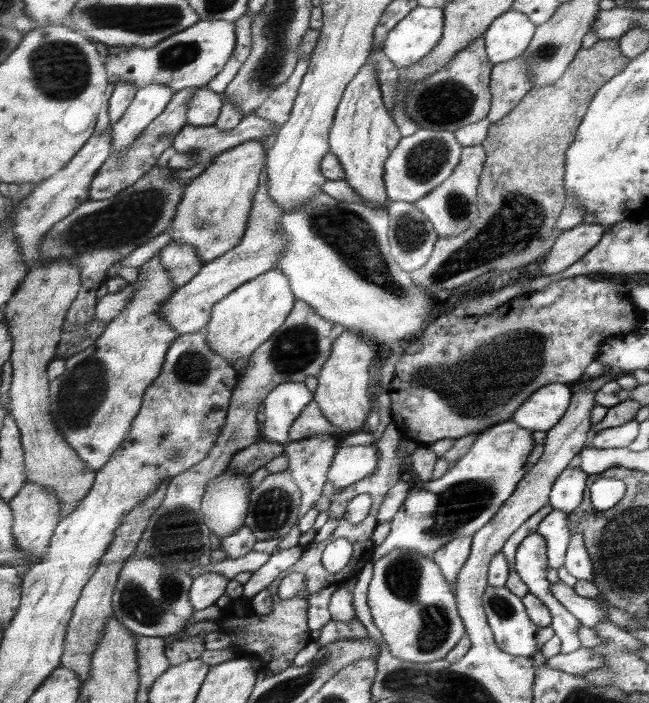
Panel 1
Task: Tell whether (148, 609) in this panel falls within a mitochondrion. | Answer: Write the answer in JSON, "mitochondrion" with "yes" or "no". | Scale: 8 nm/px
{"mitochondrion":"yes"}

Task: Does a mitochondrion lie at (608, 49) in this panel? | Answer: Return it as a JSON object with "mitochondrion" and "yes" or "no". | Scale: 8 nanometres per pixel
{"mitochondrion":"no"}

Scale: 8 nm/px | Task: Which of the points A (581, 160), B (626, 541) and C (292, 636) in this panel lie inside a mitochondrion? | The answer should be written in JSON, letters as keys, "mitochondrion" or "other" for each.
{"A":"other","B":"mitochondrion","C":"other"}

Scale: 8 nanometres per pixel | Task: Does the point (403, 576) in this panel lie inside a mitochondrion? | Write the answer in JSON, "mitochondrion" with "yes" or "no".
{"mitochondrion":"yes"}

